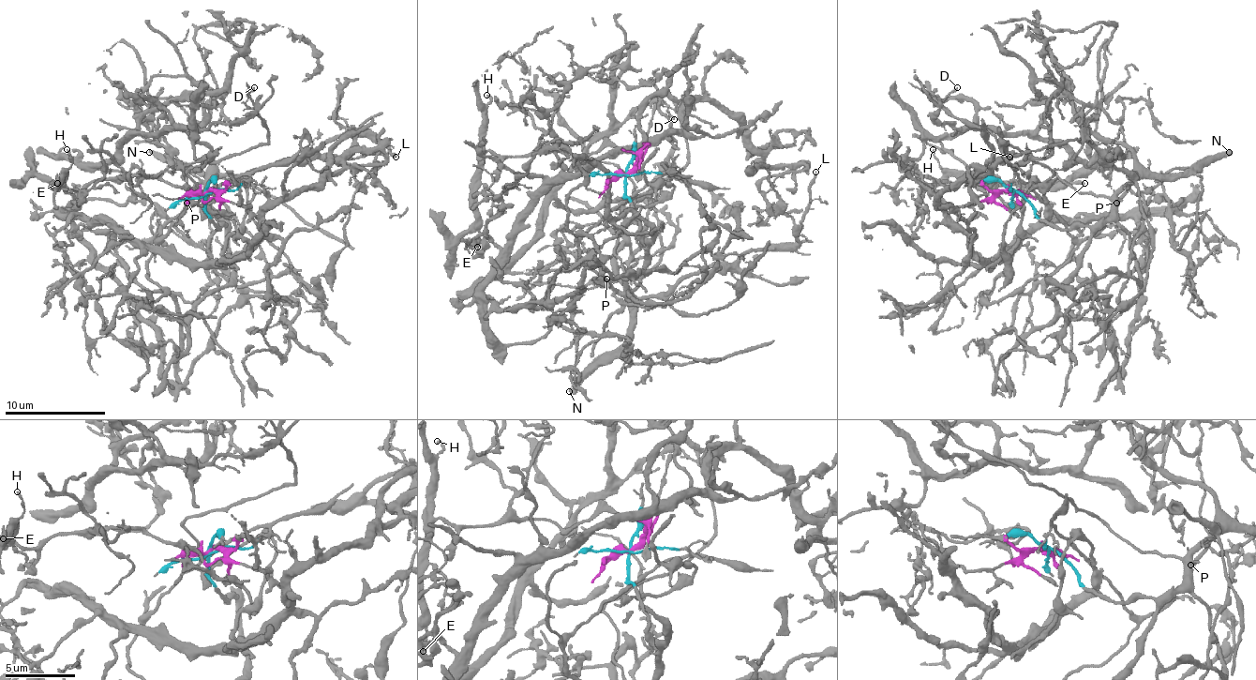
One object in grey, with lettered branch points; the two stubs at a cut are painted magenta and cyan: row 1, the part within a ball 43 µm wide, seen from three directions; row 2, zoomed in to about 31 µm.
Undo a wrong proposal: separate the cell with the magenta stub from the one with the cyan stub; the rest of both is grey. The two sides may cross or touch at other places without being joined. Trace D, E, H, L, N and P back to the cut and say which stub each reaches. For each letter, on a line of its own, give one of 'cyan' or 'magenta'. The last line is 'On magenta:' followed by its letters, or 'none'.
D: cyan
E: magenta
H: magenta
L: cyan
N: cyan
P: cyan
On magenta: E, H

